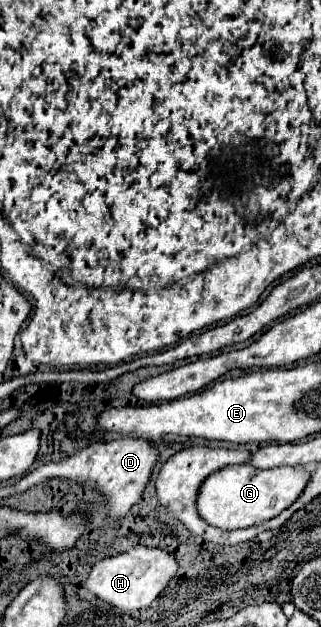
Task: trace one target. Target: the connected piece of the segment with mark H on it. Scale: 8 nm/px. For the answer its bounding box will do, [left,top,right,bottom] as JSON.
[87,546,179,610]

